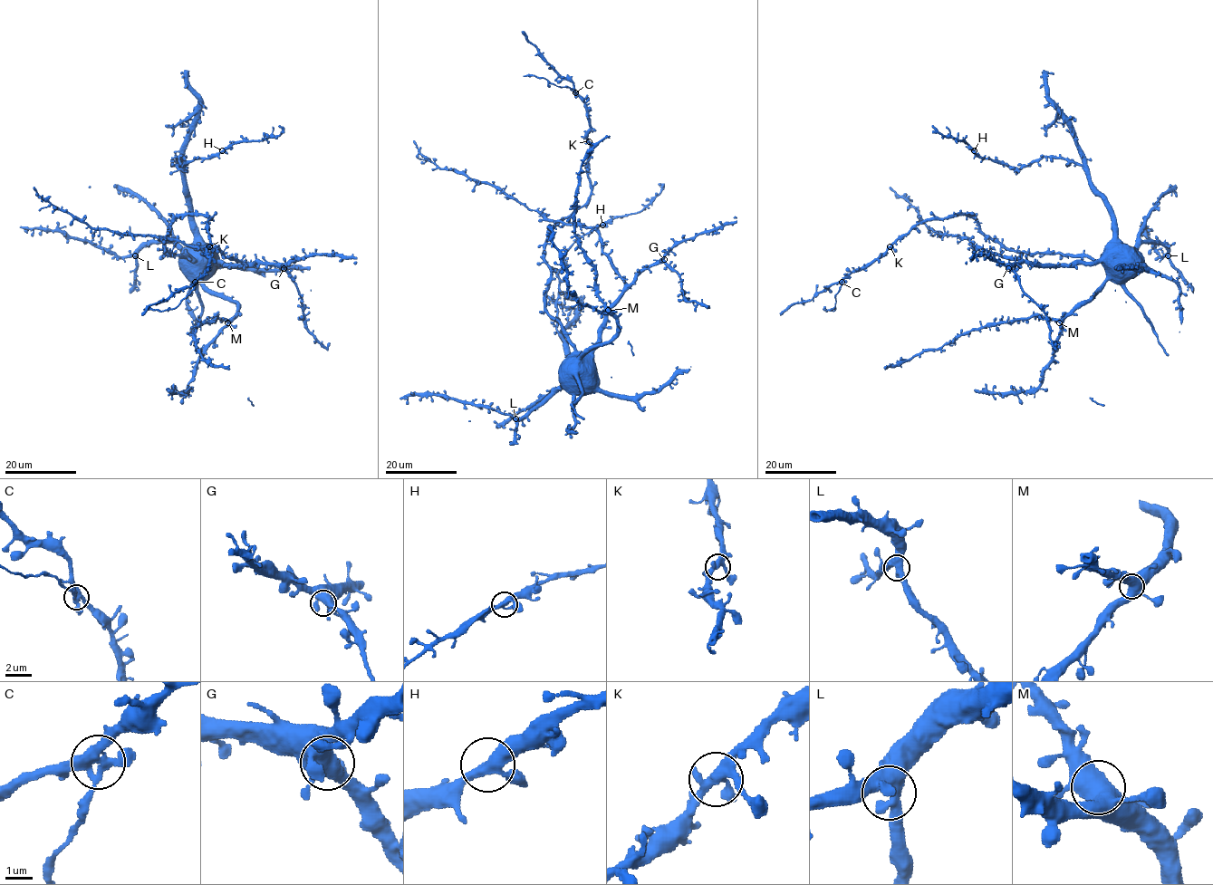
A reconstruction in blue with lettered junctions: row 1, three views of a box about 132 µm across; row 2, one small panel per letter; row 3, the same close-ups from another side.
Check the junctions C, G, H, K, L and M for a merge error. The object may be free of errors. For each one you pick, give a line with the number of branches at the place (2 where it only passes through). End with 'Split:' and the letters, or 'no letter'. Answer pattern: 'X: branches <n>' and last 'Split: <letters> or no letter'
C: branches 4
Split: C

